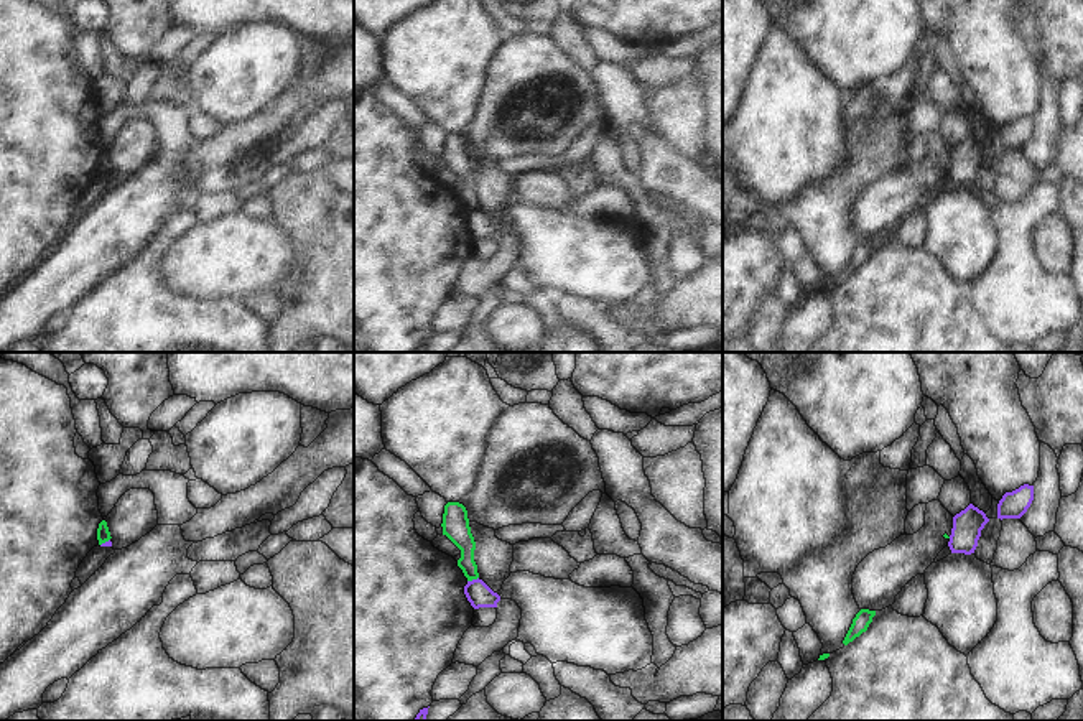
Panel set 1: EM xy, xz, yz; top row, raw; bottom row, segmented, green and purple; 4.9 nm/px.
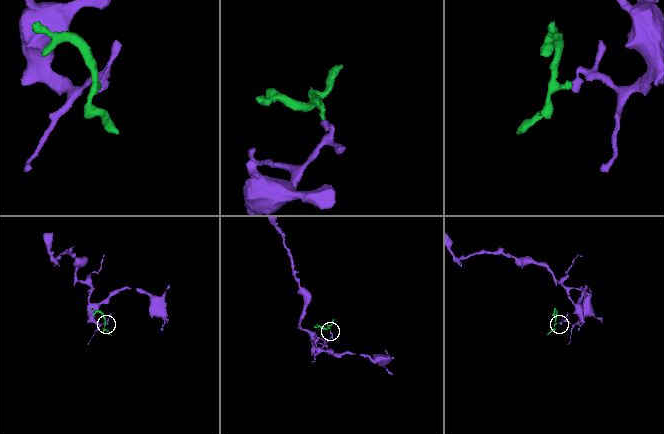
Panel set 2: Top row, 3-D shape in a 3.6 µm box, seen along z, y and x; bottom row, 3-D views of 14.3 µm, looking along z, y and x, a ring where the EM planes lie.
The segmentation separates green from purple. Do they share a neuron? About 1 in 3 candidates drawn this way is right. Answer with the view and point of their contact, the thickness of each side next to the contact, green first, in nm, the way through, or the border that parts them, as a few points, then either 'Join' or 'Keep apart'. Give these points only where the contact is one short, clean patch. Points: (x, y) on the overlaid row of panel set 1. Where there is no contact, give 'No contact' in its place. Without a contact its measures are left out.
Touches green at xz (473, 578). Thickness 120 nm (green) against 120 nm. Boundary: xz (478, 576), (468, 581). Keep apart

